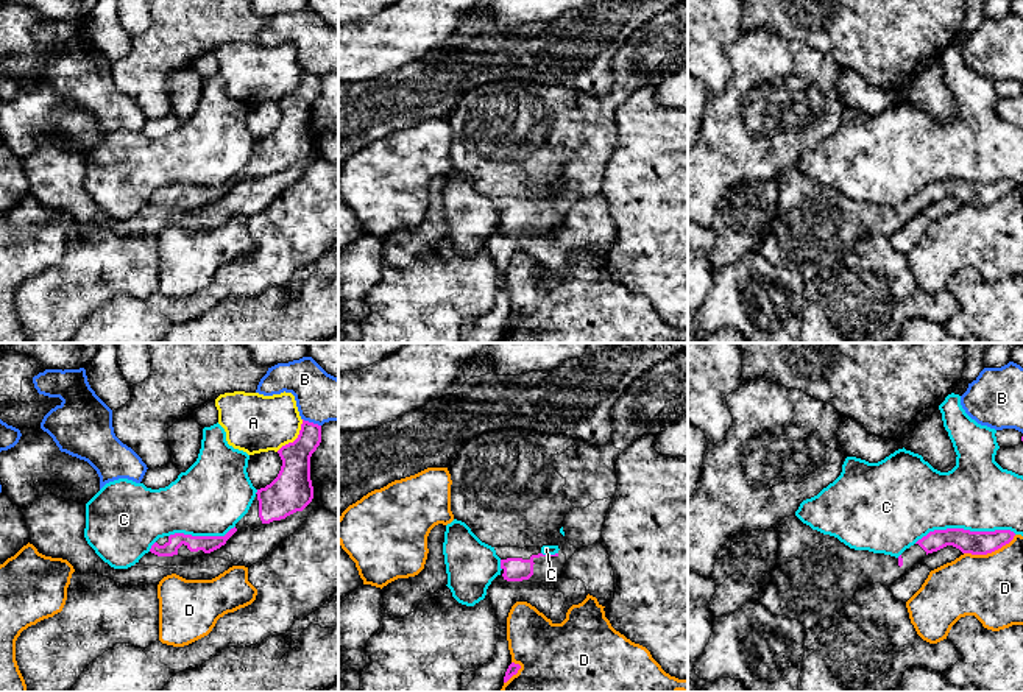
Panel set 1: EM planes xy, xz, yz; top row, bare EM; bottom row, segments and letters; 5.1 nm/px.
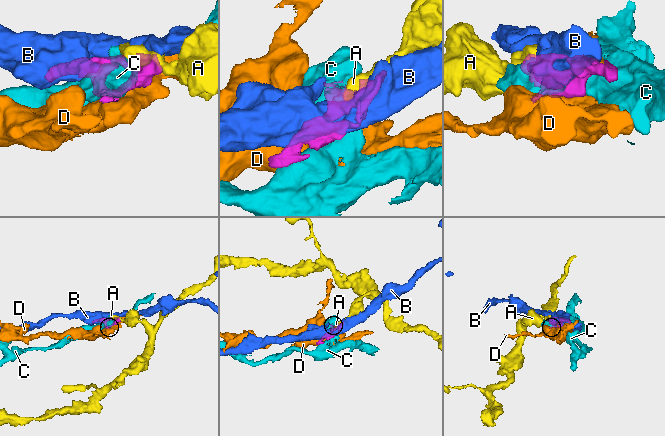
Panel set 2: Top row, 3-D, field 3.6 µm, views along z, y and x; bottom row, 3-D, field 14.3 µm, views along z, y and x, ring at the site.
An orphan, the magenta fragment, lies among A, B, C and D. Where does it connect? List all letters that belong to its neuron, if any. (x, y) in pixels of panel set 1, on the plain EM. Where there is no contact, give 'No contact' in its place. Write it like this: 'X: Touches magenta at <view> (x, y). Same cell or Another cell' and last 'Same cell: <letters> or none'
A: Touches magenta at xy (297, 89). Another cell
B: Touches magenta at xy (312, 74). Another cell
C: Touches magenta at yz (964, 181). Another cell
D: Touches magenta at yz (989, 203). Another cell
Same cell: none

